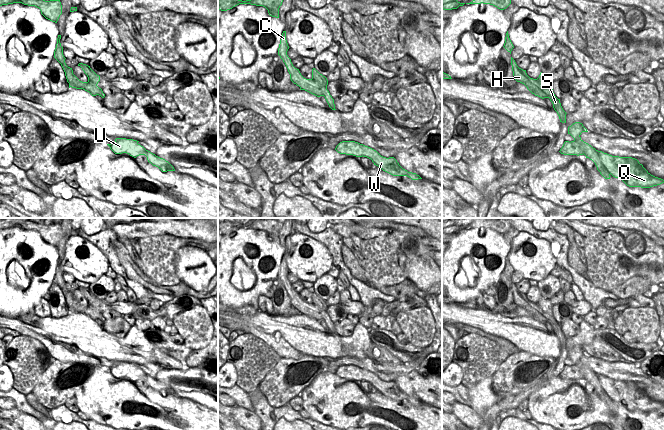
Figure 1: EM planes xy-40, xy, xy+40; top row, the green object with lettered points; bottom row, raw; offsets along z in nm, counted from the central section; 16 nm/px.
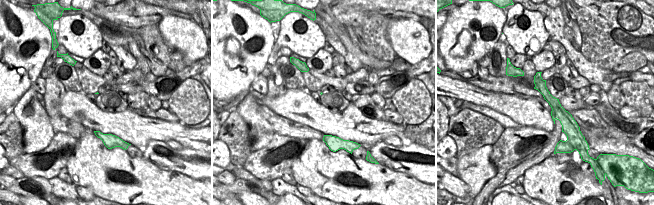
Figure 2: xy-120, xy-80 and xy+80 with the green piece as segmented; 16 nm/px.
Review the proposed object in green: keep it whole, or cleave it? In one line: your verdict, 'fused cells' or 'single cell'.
fused cells

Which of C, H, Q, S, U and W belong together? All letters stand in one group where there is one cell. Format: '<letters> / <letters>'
C H S / Q U W

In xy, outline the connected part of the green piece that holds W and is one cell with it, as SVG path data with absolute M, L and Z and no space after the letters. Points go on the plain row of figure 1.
M342 365L336 370L335 374L340 378L353 379L356 381L362 381L368 378L372 381L372 386L375 387L376 390L393 400L407 400L412 404L422 403L416 397L408 396L403 393L394 381L383 381L376 374L355 365Z

